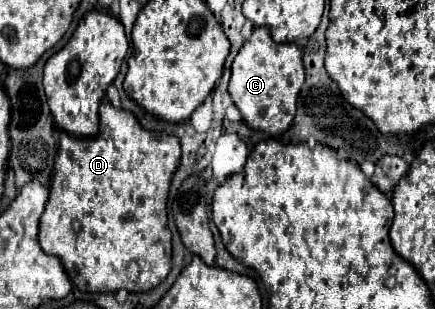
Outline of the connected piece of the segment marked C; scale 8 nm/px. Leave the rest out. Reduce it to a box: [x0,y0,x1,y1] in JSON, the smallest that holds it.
[229,27,303,137]

